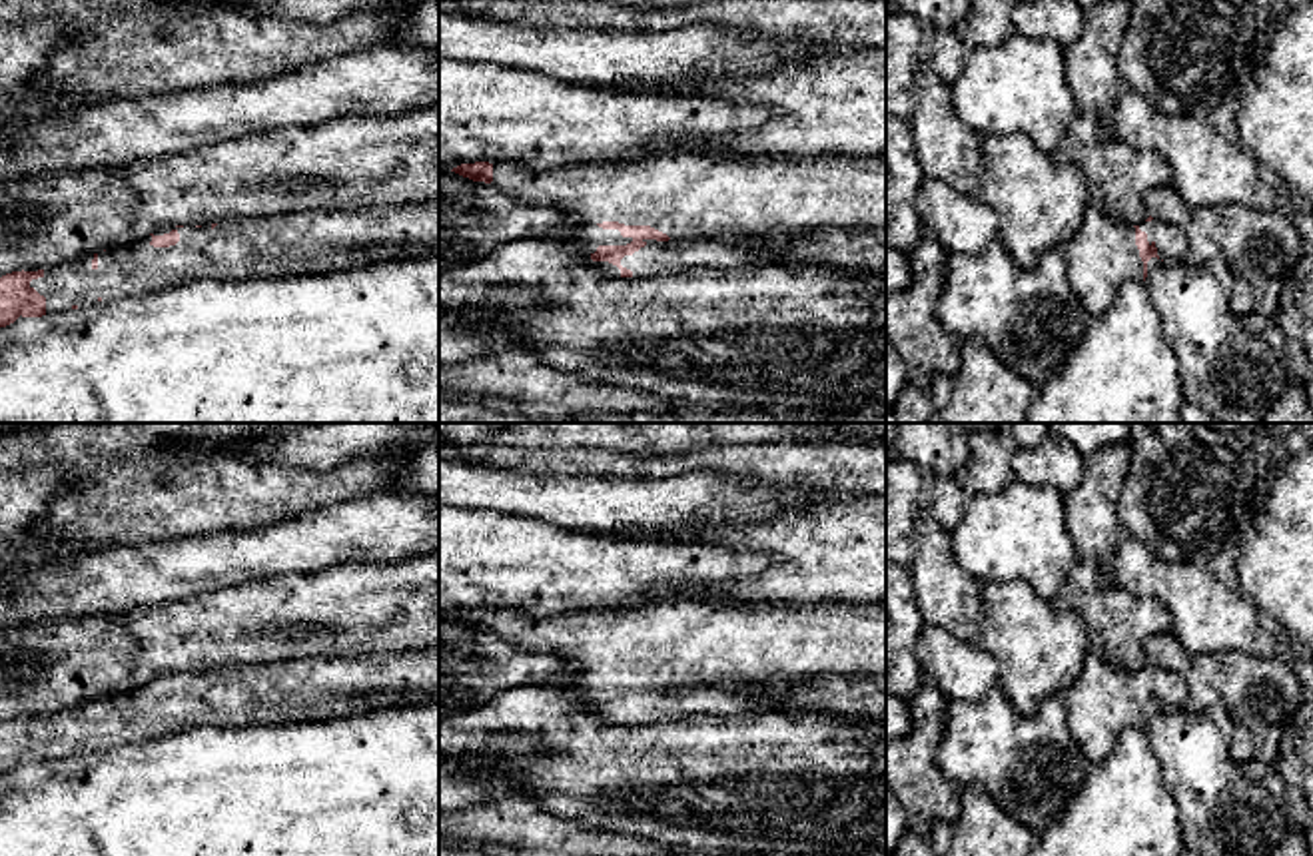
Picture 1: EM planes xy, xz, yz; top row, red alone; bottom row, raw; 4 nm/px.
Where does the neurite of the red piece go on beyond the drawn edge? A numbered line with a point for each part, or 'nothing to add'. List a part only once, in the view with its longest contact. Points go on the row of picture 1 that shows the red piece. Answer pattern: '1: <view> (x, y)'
1: xz (705, 204)

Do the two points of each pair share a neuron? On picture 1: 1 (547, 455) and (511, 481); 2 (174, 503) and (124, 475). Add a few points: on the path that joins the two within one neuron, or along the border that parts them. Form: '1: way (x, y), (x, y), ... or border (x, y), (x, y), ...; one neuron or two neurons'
1: border (479, 461), (491, 467), (573, 471); two neurons
2: way (162, 491), (146, 475), (136, 475); one neuron

